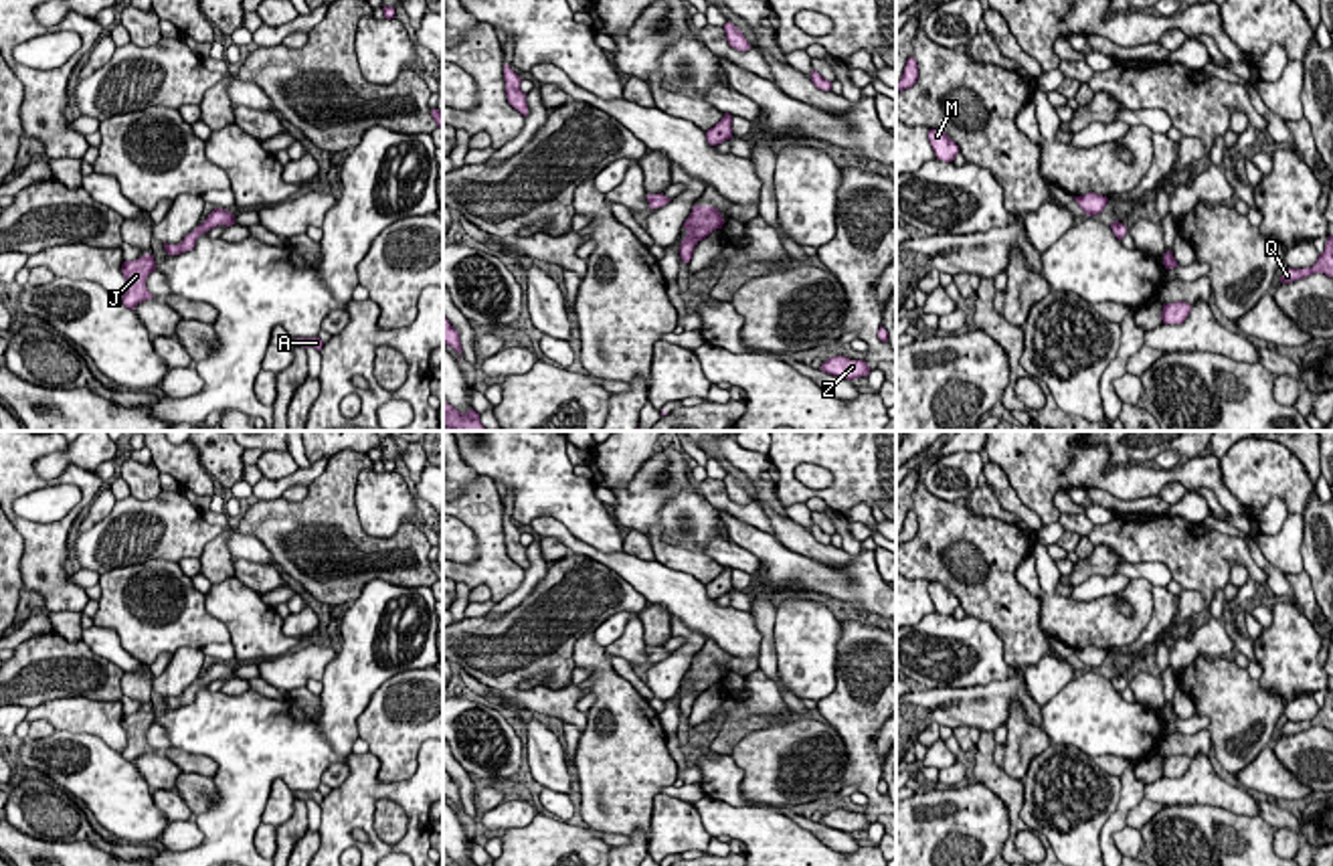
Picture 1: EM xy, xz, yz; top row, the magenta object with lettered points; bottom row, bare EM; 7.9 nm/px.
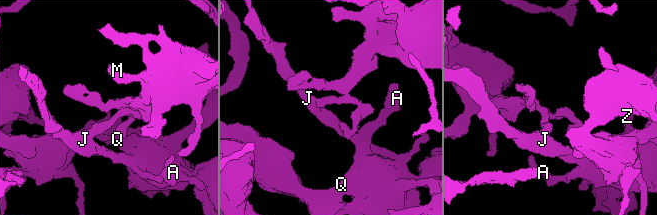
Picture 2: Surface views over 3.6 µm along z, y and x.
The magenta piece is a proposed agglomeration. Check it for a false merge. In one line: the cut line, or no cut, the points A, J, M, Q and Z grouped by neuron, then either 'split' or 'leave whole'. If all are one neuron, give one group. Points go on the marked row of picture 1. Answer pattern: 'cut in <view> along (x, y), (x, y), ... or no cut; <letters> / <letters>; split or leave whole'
no cut; A J M Q Z; leave whole

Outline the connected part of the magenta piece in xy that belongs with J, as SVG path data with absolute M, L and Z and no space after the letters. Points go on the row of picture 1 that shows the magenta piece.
M150 253L136 261L123 261L121 273L127 281L127 291L121 301L125 308L136 310L138 304L154 297L146 287L146 279L152 271L156 271L156 261Z

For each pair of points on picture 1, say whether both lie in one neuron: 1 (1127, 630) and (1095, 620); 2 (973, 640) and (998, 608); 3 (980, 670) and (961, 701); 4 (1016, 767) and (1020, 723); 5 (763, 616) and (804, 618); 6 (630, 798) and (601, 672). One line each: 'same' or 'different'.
1: same
2: different
3: different
4: same
5: different
6: same

